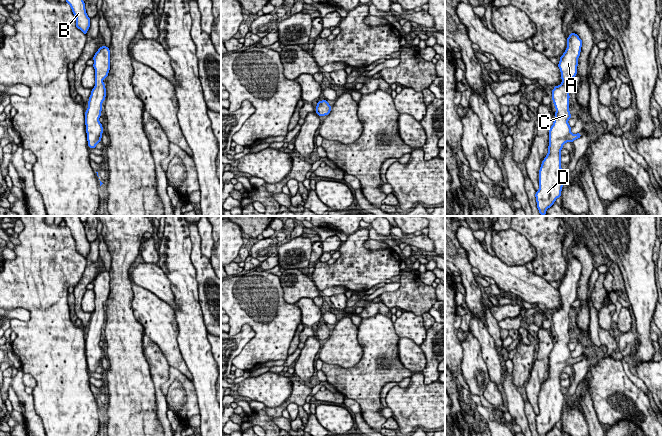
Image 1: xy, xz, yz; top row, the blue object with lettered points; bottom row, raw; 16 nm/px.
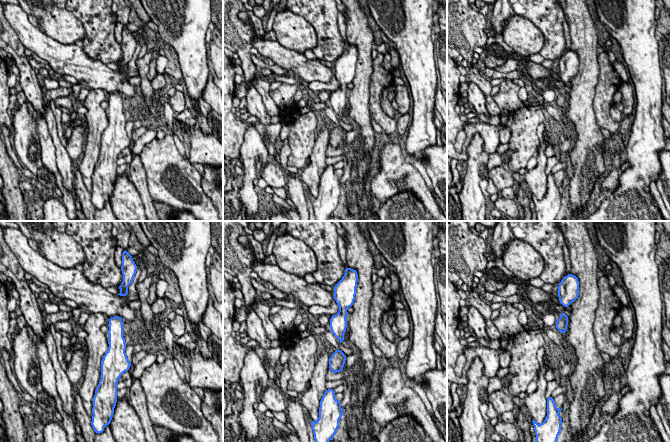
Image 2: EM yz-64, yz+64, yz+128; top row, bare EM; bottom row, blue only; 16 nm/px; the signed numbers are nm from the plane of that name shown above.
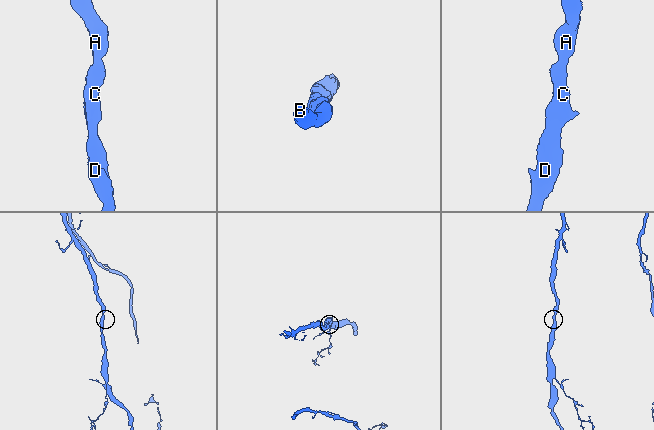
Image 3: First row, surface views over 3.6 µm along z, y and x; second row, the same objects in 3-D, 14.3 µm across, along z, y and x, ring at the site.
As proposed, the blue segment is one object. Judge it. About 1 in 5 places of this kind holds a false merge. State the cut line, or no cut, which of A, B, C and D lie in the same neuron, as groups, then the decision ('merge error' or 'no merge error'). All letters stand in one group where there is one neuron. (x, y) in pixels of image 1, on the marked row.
no cut; A B C D; no merge error

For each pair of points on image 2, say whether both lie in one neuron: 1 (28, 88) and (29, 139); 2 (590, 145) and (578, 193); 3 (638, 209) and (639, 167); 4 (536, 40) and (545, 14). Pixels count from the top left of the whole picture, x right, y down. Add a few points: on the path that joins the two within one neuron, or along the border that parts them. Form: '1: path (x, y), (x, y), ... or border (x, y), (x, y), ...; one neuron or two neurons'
1: border (27, 100), (37, 113); two neurons
2: path (587, 157), (586, 173), (582, 181); one neuron
3: path (638, 199), (638, 177); one neuron
4: border (519, 16), (541, 32), (539, 52); two neurons

